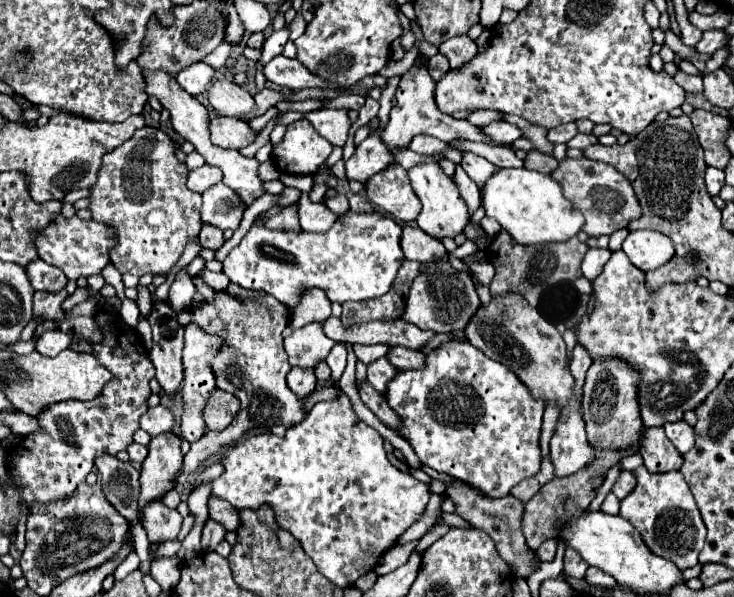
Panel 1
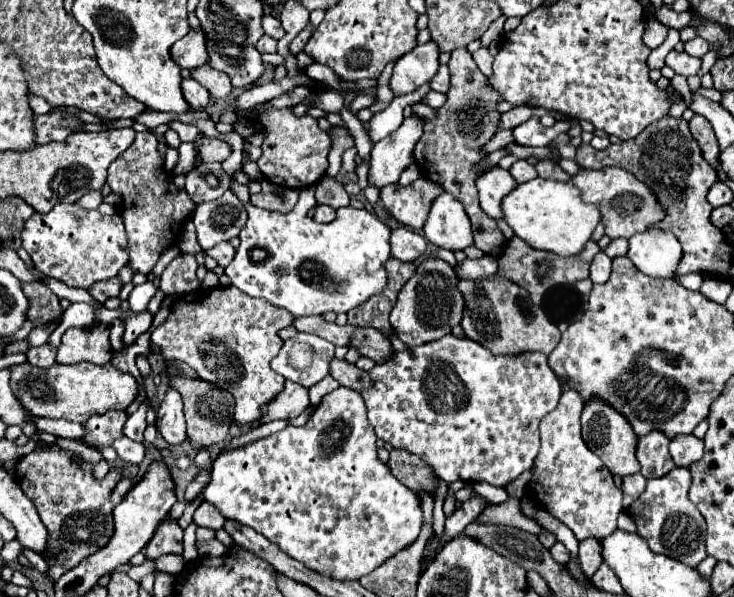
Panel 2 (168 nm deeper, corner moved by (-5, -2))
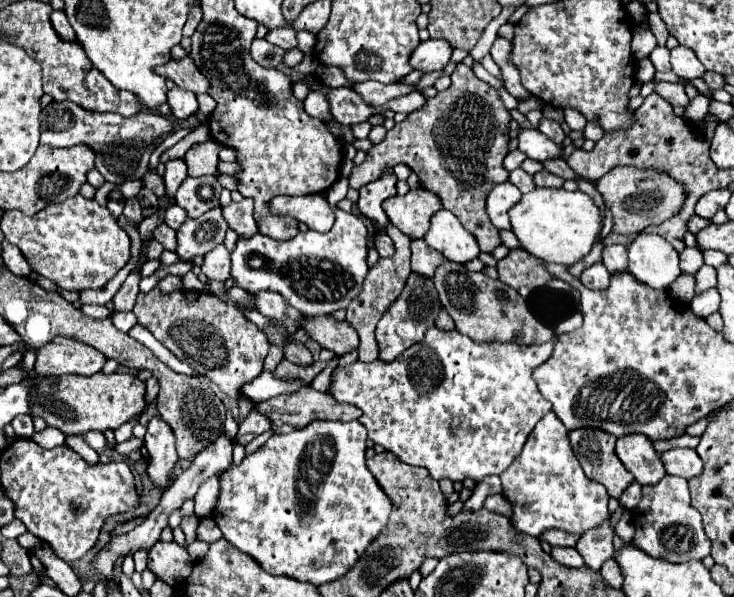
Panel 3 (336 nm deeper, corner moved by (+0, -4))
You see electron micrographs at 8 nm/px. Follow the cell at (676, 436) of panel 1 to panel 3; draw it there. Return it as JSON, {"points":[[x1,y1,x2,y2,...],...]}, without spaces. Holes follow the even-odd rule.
{"points":[[670,449,662,453,662,463,666,473,692,479,702,473,702,461,696,449]]}

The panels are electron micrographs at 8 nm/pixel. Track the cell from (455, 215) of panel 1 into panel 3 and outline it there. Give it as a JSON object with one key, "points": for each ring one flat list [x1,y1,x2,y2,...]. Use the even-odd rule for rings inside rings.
{"points":[[440,209,436,215,432,215,424,241,454,263,466,263,470,259,476,259,476,255,480,253,476,239,448,209]]}

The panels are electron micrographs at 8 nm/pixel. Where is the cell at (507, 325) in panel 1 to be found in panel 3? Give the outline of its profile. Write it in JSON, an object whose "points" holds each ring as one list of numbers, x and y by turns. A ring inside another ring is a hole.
{"points":[[446,261,444,265,440,265,440,271,436,271,434,275,434,285,440,293,444,309,454,319,456,329,476,343,500,341,516,345,534,345,546,343,556,335,550,327,542,325,532,315,526,301,520,297,516,289,504,285,498,279,490,279,484,273,472,273,460,263]]}

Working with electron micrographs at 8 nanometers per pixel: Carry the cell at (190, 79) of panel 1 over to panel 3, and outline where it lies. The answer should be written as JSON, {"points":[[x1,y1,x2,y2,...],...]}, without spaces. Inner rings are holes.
{"points":[[174,87,174,89,168,91,168,105,172,107,172,113,178,119,186,119,188,115,198,111,196,95,192,91,186,91,186,89,180,89,180,87]]}

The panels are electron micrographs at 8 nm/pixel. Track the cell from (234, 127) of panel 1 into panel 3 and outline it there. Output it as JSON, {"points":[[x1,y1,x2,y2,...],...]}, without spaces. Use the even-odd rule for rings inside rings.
{"points":[[214,139,192,145,184,155,184,161,188,165,188,175,190,177,214,175,216,167,218,167,218,161,220,161,218,159,220,149,222,149,222,145,218,141,214,141]]}

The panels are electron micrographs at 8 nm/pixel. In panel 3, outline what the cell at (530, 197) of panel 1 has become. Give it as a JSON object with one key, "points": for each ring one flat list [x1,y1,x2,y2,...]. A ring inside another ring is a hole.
{"points":[[536,187,508,211,512,233,520,245,546,263,572,265,590,253,602,229,602,217,590,195,582,191,566,191,552,187]]}

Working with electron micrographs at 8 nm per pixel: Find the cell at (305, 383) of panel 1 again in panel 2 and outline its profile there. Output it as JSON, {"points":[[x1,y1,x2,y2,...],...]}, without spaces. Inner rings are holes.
{"points":[[285,381,285,387,265,411,261,411,261,423,269,423,275,419,293,419,309,405,309,391,297,383]]}

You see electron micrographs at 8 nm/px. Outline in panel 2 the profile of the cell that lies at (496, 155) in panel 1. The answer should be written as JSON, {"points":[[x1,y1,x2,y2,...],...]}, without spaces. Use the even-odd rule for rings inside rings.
{"points":[[517,161,513,167,511,167,511,175,515,177,515,181,517,183,525,183,525,181,529,181,529,179,535,179,537,177,537,171,535,171,535,167,533,165,529,165,527,161]]}

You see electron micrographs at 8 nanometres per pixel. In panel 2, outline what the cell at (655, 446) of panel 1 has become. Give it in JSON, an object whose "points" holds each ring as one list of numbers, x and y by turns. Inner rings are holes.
{"points":[[653,431,651,435,637,439,637,459,645,479,667,475,675,467,669,455,669,439,665,439,661,431]]}

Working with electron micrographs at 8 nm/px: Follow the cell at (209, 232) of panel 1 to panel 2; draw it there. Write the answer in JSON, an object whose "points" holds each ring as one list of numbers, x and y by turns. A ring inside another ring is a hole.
{"points":[[219,243,219,245,215,245,213,249,209,249,207,255,213,257,219,267,227,267,227,265,233,261,235,249,231,247,231,243]]}

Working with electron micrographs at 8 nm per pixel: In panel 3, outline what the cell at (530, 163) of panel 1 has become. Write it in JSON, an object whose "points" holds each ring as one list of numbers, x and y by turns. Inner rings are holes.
{"points":[[540,171,534,175,534,183,536,183,536,187,562,187,564,179,558,175,552,175,548,171]]}

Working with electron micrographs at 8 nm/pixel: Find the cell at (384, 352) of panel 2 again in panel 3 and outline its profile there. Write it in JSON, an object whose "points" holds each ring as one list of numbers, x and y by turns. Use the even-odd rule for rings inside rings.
{"points":[[332,315,330,317,316,317,316,319,306,319,300,323,302,329,310,333,314,341,318,341,324,349,334,351,338,357,350,353,352,349,358,349,360,339,358,333,352,325,346,321,336,321]]}

